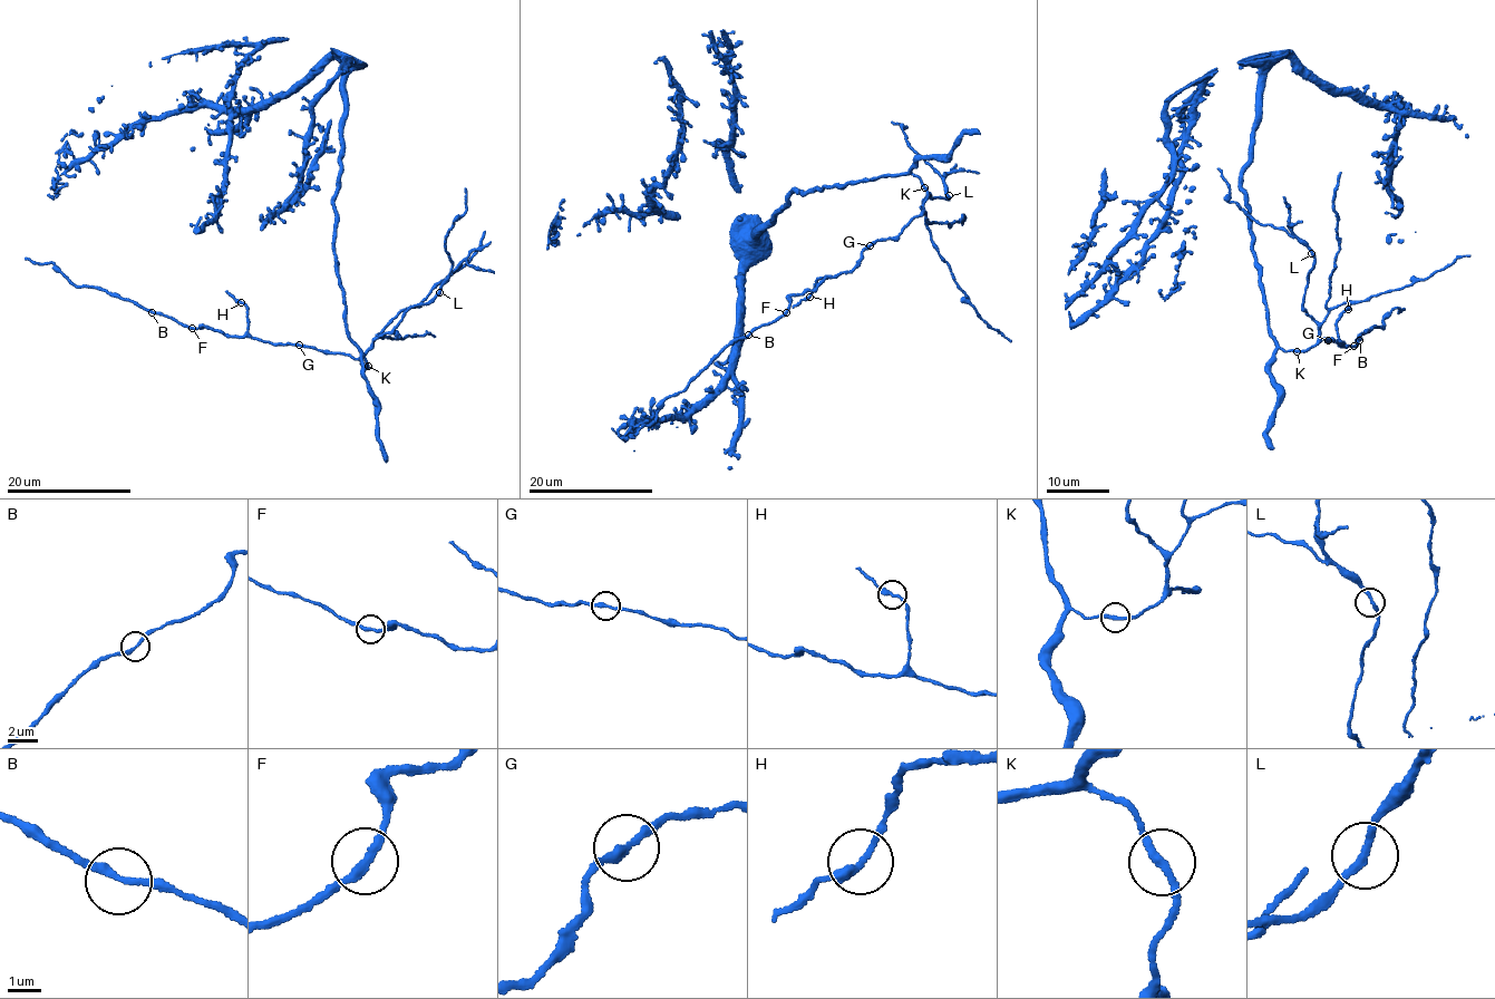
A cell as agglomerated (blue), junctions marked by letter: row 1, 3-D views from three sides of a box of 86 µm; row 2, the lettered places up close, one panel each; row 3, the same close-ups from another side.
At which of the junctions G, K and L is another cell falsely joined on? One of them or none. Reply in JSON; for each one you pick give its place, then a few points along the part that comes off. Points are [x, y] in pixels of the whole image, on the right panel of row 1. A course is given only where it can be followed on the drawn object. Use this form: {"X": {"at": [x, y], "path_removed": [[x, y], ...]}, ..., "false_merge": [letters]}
{"false_merge": []}

